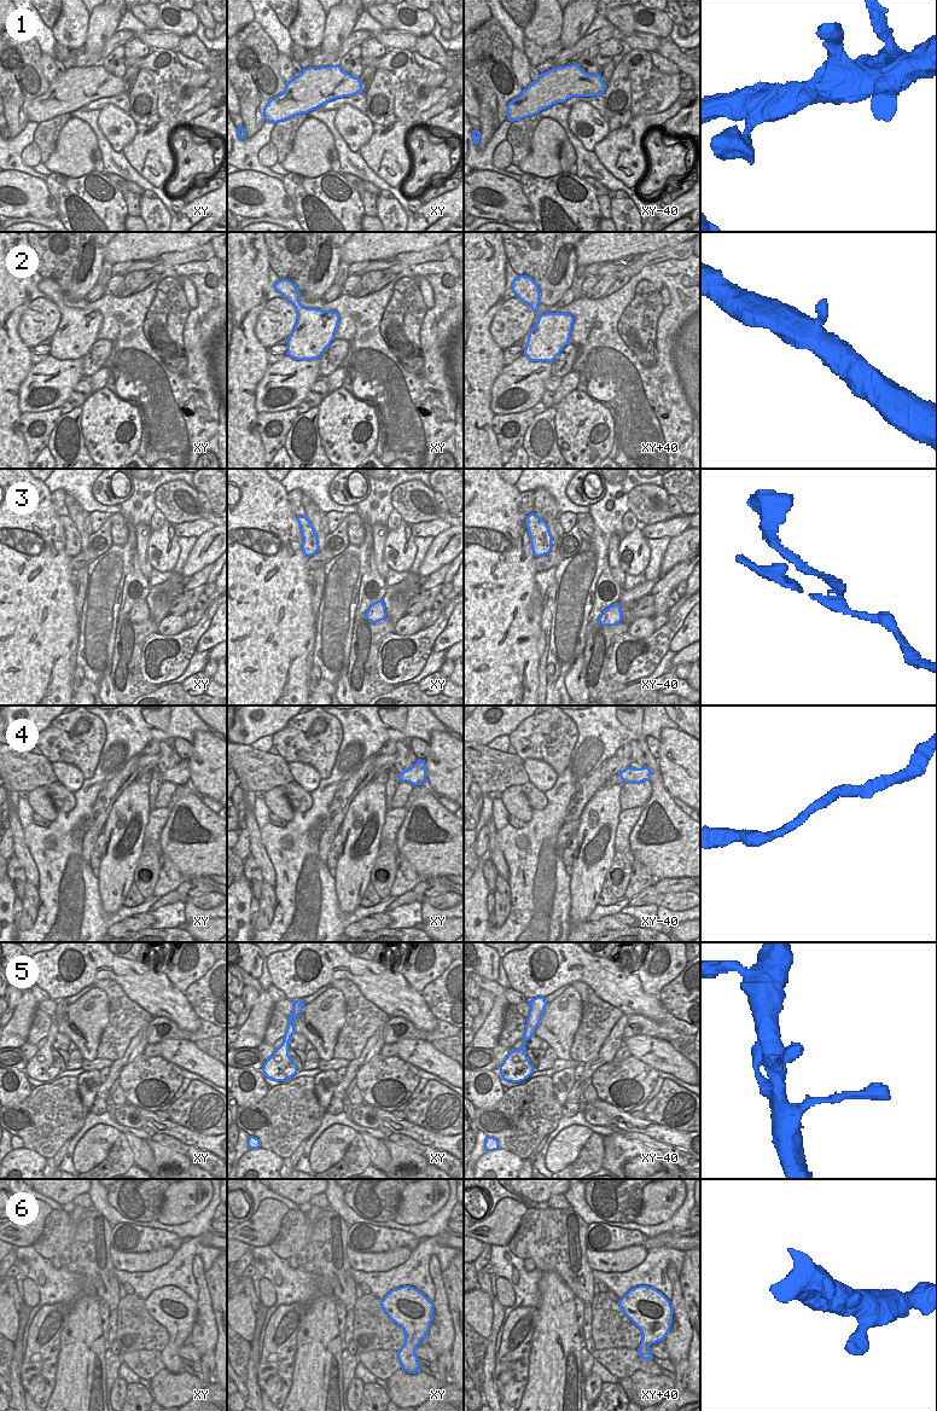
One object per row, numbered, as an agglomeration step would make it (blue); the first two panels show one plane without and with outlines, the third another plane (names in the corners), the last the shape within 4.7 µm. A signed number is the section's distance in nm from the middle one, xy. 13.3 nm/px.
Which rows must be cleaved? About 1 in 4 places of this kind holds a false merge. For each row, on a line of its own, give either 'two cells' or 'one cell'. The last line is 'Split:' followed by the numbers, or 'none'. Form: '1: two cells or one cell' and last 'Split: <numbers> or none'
1: one cell
2: one cell
3: one cell
4: one cell
5: one cell
6: one cell
Split: none

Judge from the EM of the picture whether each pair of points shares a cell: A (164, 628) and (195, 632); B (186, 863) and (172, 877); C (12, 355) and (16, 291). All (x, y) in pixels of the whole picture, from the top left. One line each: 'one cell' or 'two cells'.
A: two cells
B: two cells
C: one cell

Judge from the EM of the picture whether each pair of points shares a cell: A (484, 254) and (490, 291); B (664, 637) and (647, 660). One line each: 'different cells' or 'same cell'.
A: same cell
B: same cell

